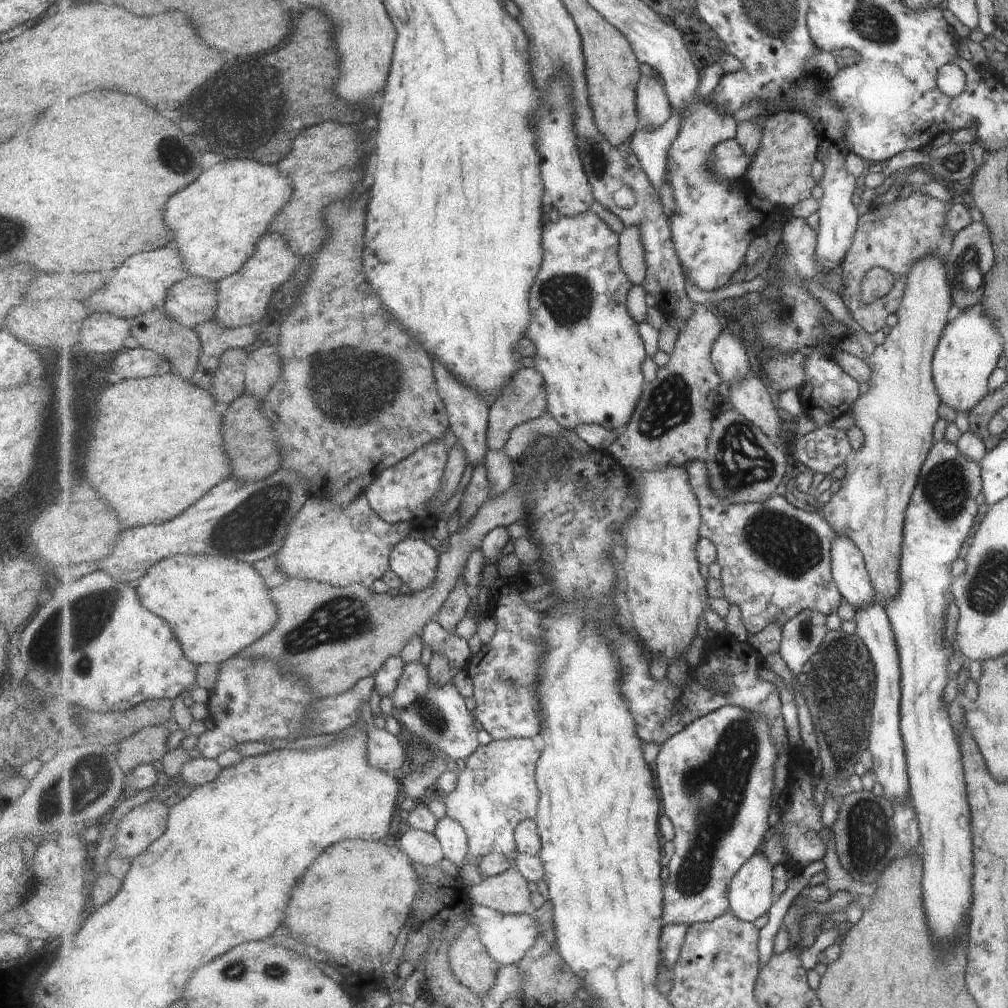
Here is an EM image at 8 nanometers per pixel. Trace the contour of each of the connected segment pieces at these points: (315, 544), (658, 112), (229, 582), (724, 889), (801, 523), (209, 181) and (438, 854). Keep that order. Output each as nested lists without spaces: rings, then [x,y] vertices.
[[[365,494],[359,495],[353,503],[346,507],[338,505],[329,499],[319,500],[313,497],[307,500],[302,511],[297,515],[297,520],[291,524],[289,536],[285,546],[277,554],[281,570],[298,579],[315,579],[336,587],[346,587],[355,583],[364,584],[365,587],[373,586],[375,580],[382,579],[390,570],[391,552],[394,546],[405,540],[413,530],[413,521],[390,523],[375,512]]]
[[[655,73],[642,75],[637,88],[637,106],[642,126],[653,129],[663,127],[674,113],[666,86]]]
[[[175,555],[160,560],[149,572],[139,579],[138,590],[143,606],[164,618],[171,625],[187,658],[198,664],[221,664],[241,651],[248,649],[265,634],[270,633],[279,620],[278,606],[271,596],[265,578],[255,566],[226,556]]]
[[[729,705],[693,721],[680,733],[661,745],[656,771],[663,812],[674,824],[676,832],[674,854],[668,864],[668,879],[664,883],[665,902],[662,914],[663,931],[671,925],[713,922],[729,911],[730,886],[741,867],[761,850],[768,832],[777,750],[772,726],[763,715],[747,712],[737,705]]]
[[[693,461],[686,466],[686,471],[690,476],[690,486],[700,500],[703,517],[700,536],[711,539],[718,550],[723,596],[731,606],[742,610],[745,626],[751,635],[767,628],[769,623],[779,623],[783,628],[792,618],[809,609],[824,615],[839,610],[844,596],[832,572],[832,548],[837,536],[825,518],[817,511],[807,512],[793,506],[780,495],[762,503],[730,503],[712,485],[706,461]]]
[[[241,158],[235,160],[226,160],[217,165],[213,165],[213,168],[208,168],[203,171],[203,176],[193,182],[187,190],[179,192],[179,194],[174,194],[173,198],[170,198],[166,204],[166,223],[168,227],[171,228],[172,233],[175,233],[175,246],[180,250],[180,255],[184,260],[185,266],[188,270],[190,276],[197,275],[198,277],[203,277],[205,279],[213,279],[214,281],[220,281],[224,278],[230,277],[235,273],[238,273],[245,263],[255,254],[257,250],[257,243],[269,232],[273,223],[276,221],[277,216],[279,216],[283,209],[288,205],[288,202],[292,199],[294,195],[294,180],[287,176],[277,164],[268,165],[261,164],[261,162],[256,159],[251,158]]]
[[[411,827],[398,837],[397,843],[415,865],[434,867],[446,858],[437,835]]]

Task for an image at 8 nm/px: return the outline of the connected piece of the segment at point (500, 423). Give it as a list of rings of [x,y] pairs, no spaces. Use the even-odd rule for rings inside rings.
[[[535,367],[519,369],[511,384],[501,393],[497,400],[491,401],[490,406],[490,430],[488,431],[488,446],[491,451],[502,451],[507,442],[509,434],[515,426],[520,426],[527,420],[539,418],[548,407],[546,393],[546,382]]]

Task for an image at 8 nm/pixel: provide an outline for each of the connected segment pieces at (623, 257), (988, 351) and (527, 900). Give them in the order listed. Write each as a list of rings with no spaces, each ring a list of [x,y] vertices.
[[[625,228],[619,236],[619,260],[622,271],[627,274],[633,284],[641,285],[643,280],[645,280],[647,265],[640,228]]]
[[[979,304],[965,308],[941,331],[931,361],[931,374],[940,402],[955,412],[967,413],[989,391],[987,378],[995,370],[997,359],[1002,354],[1000,336]]]
[[[515,865],[502,875],[486,877],[478,885],[471,885],[468,893],[471,902],[485,905],[502,915],[536,912],[529,881]]]

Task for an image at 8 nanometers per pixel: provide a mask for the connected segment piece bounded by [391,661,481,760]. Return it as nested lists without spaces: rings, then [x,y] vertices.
[[[420,661],[406,664],[398,689],[391,698],[399,712],[399,722],[411,733],[412,738],[421,739],[427,748],[439,750],[453,759],[466,760],[481,746],[479,730],[475,726],[476,718],[465,706],[465,698],[452,682],[442,687],[434,685],[430,672]]]

